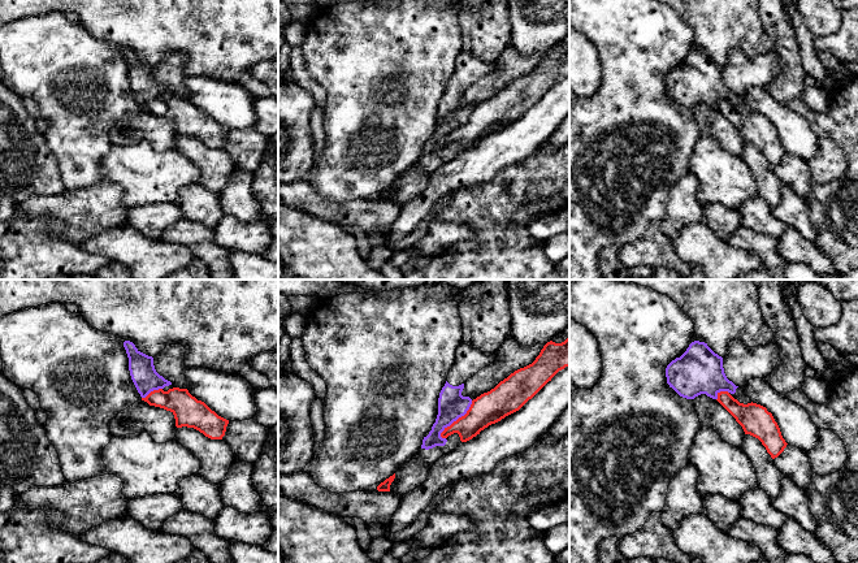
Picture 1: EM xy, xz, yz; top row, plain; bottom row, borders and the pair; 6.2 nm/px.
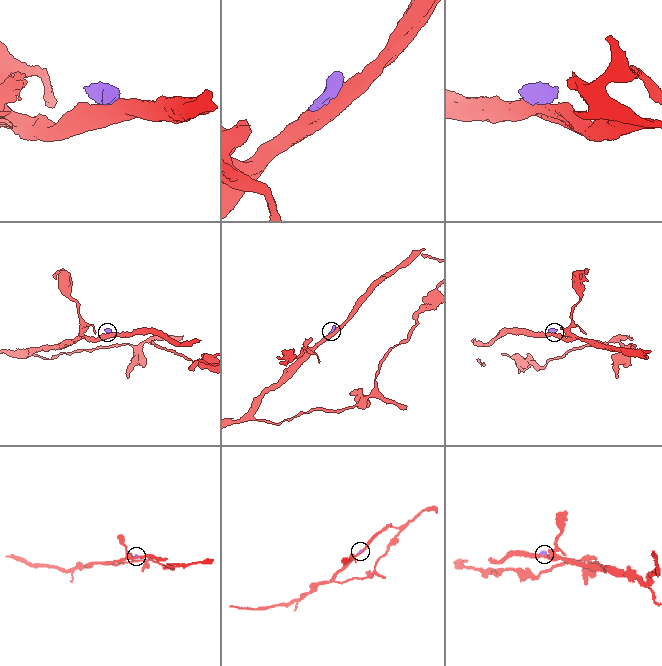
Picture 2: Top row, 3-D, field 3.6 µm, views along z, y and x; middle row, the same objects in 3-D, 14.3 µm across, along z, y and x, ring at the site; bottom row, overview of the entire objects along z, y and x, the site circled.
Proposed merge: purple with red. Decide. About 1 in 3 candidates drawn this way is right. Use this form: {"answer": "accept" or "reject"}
{"answer": "reject"}

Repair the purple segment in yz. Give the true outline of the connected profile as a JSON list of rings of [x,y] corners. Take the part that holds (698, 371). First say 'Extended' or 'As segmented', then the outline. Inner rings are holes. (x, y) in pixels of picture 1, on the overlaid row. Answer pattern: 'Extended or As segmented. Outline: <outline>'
Extended. Outline: [[[692,342],[680,358],[667,365],[666,377],[670,387],[686,399],[701,394],[718,399],[720,391],[728,391],[734,394],[740,403],[751,403],[745,390],[727,378],[723,358],[705,342]]]

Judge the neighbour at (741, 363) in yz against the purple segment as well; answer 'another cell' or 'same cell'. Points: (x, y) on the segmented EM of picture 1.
another cell

